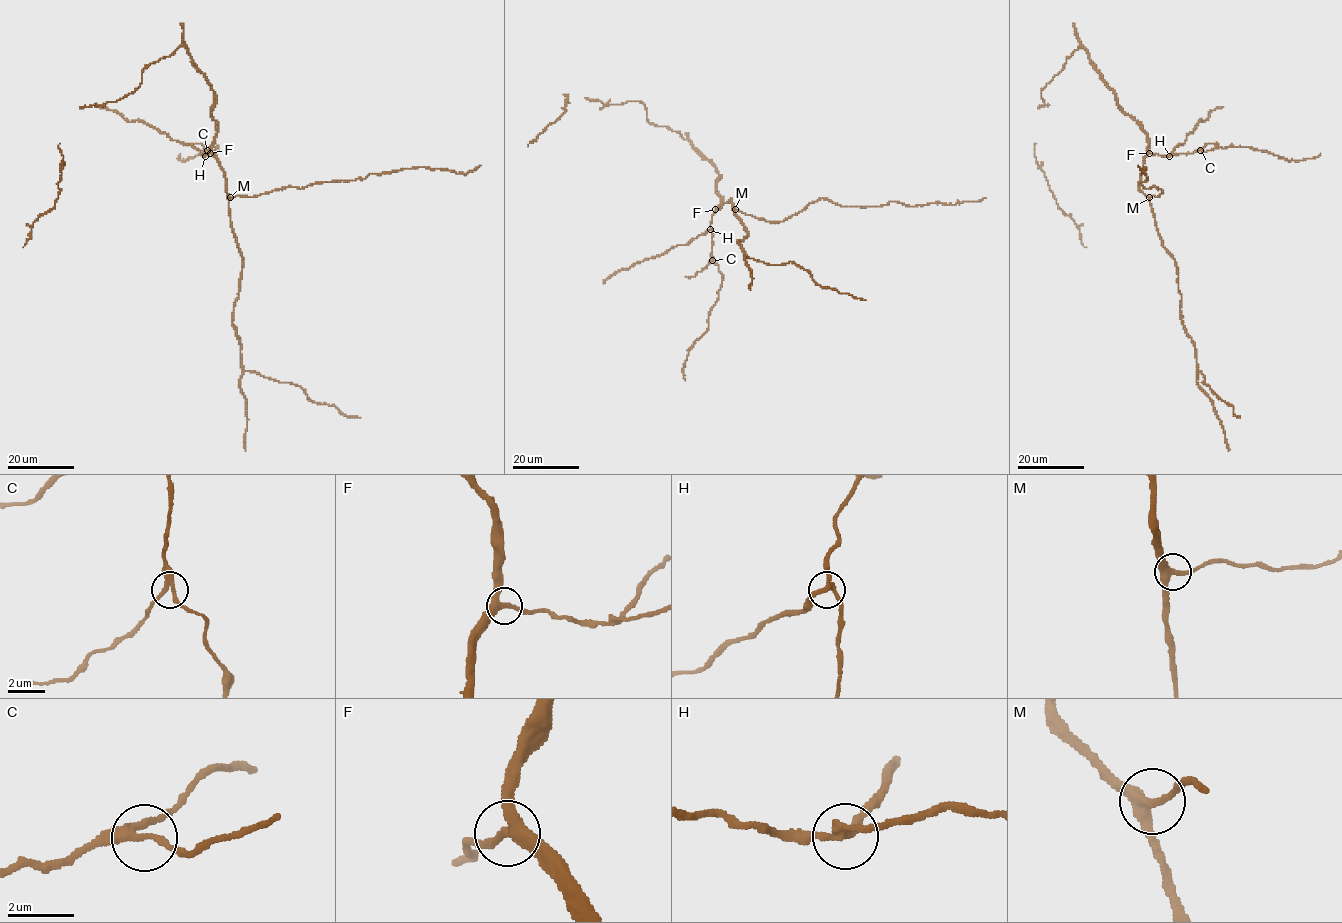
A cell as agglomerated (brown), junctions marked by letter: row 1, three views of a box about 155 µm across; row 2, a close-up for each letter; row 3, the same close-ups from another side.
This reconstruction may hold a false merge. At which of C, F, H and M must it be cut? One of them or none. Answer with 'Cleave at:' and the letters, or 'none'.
Cleave at: H

